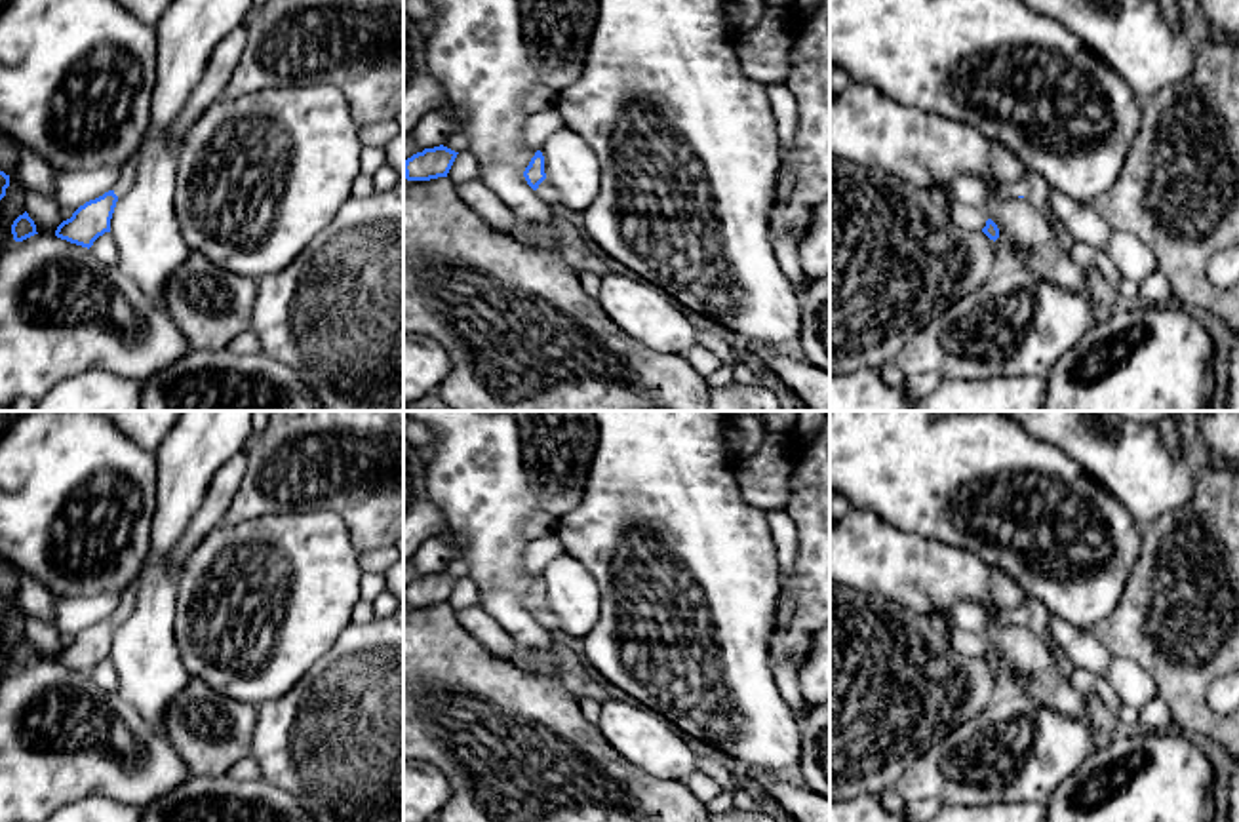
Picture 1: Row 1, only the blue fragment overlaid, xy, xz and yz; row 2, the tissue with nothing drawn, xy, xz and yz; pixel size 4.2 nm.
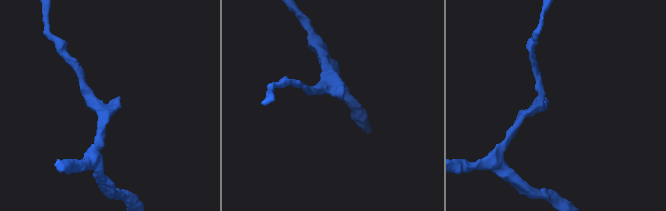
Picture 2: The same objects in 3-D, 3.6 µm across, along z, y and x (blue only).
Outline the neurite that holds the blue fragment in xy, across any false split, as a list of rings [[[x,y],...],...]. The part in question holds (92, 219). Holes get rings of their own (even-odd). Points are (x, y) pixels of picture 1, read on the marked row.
[[[128,160],[122,166],[120,181],[114,188],[80,206],[70,219],[57,226],[55,236],[89,249],[99,236],[110,232],[110,219],[116,202],[128,192],[129,185],[135,181],[135,175],[137,167],[131,160]]]

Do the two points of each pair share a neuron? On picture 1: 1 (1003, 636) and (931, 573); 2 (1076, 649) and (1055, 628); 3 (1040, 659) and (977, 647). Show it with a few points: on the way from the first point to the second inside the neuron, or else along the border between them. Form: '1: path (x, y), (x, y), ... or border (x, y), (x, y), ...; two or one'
1: border (983, 606), (1011, 617); two
2: path (1070, 644), (1061, 634); one
3: border (981, 634), (988, 644); two

